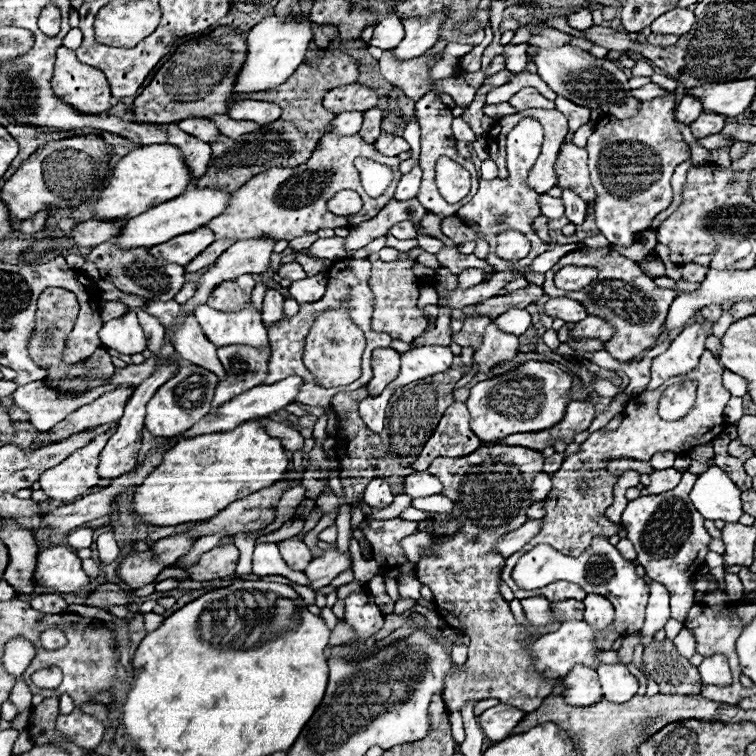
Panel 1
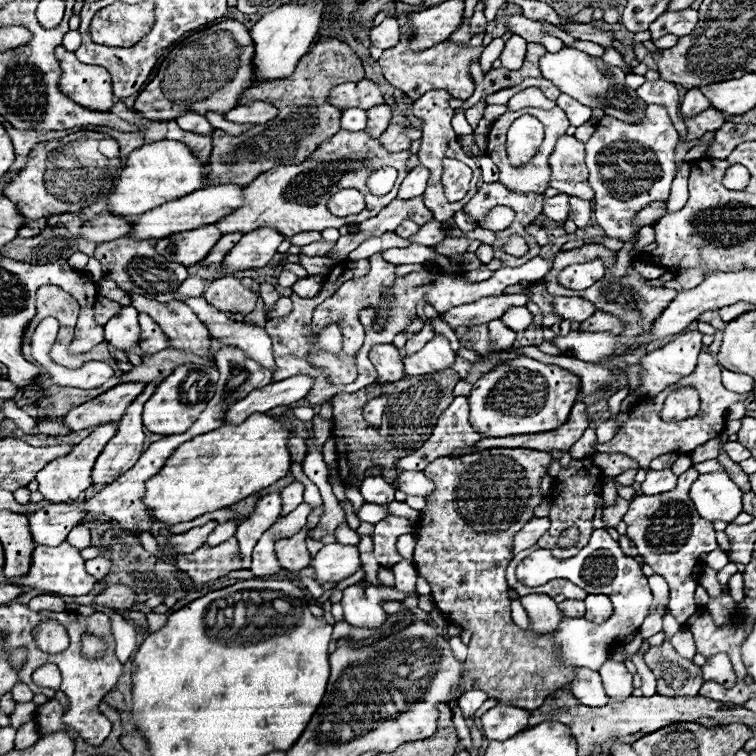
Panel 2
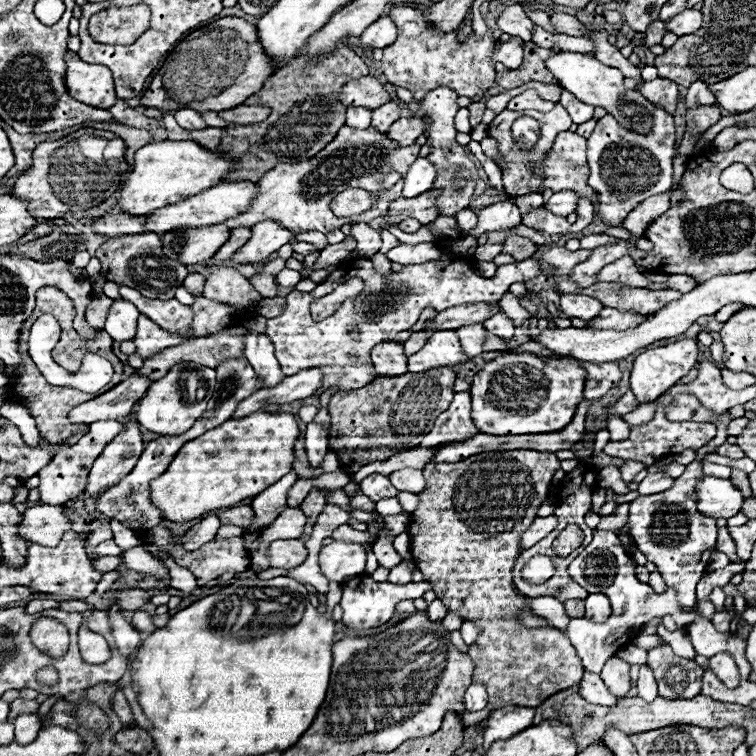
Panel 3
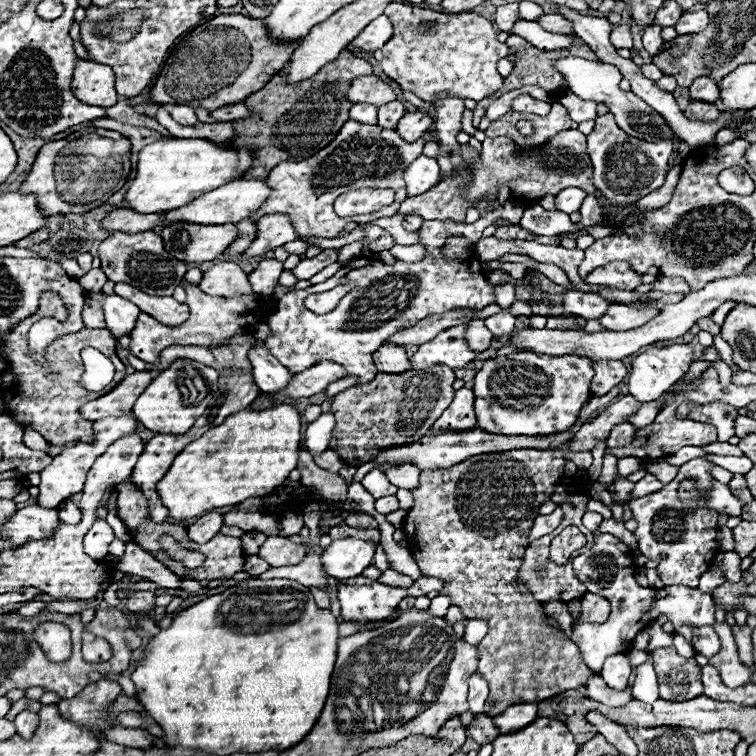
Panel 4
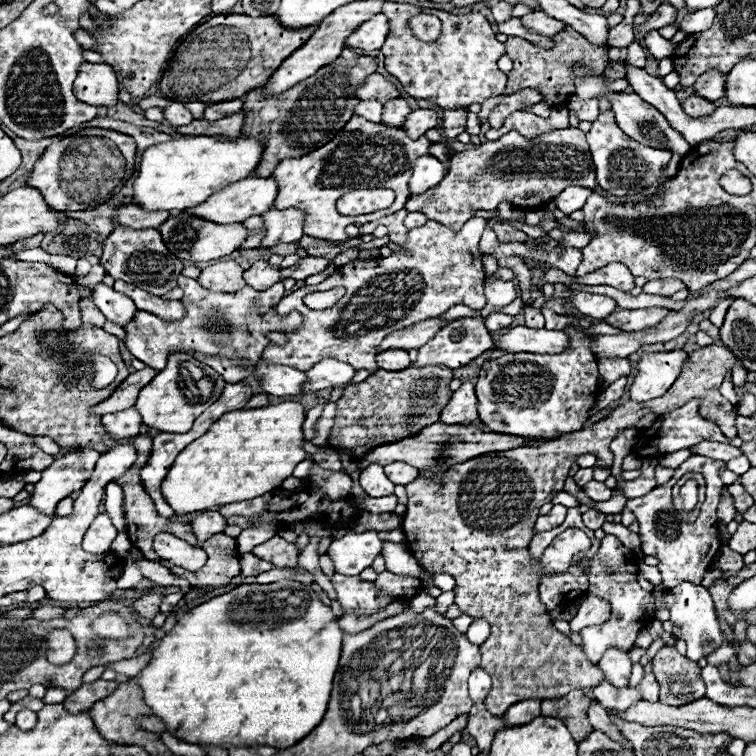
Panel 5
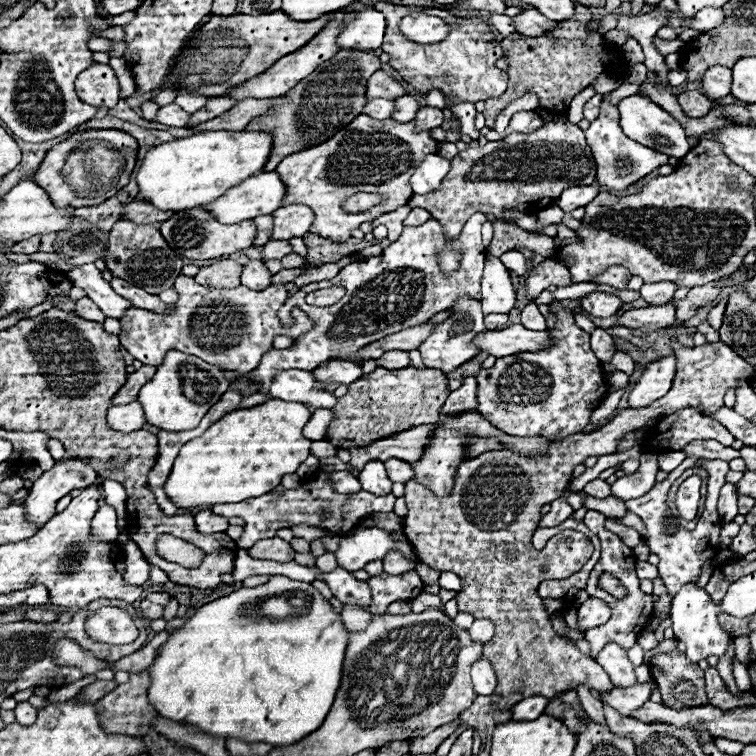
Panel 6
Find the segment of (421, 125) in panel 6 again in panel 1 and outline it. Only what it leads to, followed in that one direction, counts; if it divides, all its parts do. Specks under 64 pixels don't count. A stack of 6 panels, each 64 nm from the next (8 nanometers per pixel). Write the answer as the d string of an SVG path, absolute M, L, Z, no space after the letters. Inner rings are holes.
M386 132L380 134L380 138L374 142L376 150L382 154L382 156L398 156L400 152L406 152L410 150L408 142L404 138L398 138L398 136L388 136Z

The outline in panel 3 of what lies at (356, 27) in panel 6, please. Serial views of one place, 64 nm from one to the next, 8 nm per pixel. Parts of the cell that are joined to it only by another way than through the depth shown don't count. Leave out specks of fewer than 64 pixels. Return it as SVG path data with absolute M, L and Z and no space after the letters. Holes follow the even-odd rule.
M390 16L378 18L374 24L370 24L364 34L360 36L364 44L368 44L370 48L386 48L392 42L396 42L396 26L390 20Z

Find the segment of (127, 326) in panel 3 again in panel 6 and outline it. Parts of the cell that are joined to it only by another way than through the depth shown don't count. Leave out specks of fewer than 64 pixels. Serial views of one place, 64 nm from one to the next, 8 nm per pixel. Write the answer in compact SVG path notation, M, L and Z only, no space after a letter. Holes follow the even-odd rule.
M80 264L74 266L70 272L66 272L70 282L78 288L84 288L88 292L88 298L108 316L120 320L126 310L132 306L126 298L116 294L110 284L102 278L102 274L96 270L94 264Z

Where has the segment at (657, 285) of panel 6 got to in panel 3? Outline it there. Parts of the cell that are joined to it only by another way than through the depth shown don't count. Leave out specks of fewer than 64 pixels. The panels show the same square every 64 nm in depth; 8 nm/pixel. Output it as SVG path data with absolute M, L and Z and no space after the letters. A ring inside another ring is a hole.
M672 274L670 280L668 280L668 284L670 284L672 290L684 292L684 290L692 290L692 286L696 286L696 278L686 276L686 274Z

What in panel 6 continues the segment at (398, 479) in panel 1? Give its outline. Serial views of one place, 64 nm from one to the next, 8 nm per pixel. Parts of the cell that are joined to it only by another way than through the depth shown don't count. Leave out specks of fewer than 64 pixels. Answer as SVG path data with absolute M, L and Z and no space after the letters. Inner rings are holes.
M414 366L404 370L377 367L364 378L352 382L348 392L338 398L334 420L326 430L326 440L334 446L342 446L344 442L350 442L352 446L368 446L376 440L394 436L420 424L436 424L448 394L448 378L442 370Z

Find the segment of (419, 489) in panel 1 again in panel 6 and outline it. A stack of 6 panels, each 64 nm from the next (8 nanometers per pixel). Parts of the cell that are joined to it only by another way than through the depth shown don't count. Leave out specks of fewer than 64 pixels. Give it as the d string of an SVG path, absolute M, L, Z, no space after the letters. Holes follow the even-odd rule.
M390 458L390 460L384 462L384 464L386 464L388 478L390 478L392 482L402 482L402 484L406 484L408 480L414 478L414 470L412 470L412 466L410 466L408 462L400 462L400 460L396 460L396 458Z

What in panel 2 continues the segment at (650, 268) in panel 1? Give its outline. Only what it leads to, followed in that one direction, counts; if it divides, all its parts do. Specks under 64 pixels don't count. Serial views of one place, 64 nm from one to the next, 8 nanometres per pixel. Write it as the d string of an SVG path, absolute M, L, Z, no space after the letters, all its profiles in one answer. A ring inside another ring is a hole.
M636 261L633 266L640 272L642 277L651 280L660 277L666 272L666 268L650 264L646 261Z

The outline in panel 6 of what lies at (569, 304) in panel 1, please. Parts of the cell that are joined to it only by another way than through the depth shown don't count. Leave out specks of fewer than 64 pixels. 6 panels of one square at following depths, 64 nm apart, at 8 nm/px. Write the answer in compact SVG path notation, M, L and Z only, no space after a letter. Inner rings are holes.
M592 292L592 294L586 294L586 296L580 298L580 308L586 314L598 316L598 318L610 318L610 316L614 316L622 308L622 302L620 302L618 296Z

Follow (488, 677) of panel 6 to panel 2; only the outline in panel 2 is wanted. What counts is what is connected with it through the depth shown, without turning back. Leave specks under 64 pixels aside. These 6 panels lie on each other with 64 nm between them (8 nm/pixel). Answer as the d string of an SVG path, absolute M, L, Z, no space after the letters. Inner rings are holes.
M472 690L472 692L466 692L460 700L458 700L458 708L462 710L464 718L472 718L474 712L482 706L482 702L488 700L488 696L480 690Z

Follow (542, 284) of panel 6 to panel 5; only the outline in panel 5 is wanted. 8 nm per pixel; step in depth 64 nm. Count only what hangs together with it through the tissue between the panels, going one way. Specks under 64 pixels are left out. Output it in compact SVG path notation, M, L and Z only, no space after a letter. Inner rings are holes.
M548 268L548 270L544 270L542 272L542 282L544 284L572 284L574 280L570 278L570 276L566 276L562 270L558 270L558 268Z

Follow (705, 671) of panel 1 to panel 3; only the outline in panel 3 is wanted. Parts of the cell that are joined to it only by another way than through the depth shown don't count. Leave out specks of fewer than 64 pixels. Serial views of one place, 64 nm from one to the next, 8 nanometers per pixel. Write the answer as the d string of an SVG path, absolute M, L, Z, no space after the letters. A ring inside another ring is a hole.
M720 652L716 654L716 656L712 656L706 670L714 672L714 674L720 678L720 681L730 689L736 688L738 682L740 682L740 680L738 680L736 662L734 662L734 658L732 658L730 654L726 654L726 652Z

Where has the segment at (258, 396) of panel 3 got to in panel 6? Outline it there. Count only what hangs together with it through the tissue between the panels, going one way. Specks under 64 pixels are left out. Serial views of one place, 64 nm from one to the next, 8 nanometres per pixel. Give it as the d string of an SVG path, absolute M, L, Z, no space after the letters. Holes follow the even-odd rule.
M328 360L312 370L316 384L322 388L328 384L352 384L360 378L360 374L360 366L346 360Z

